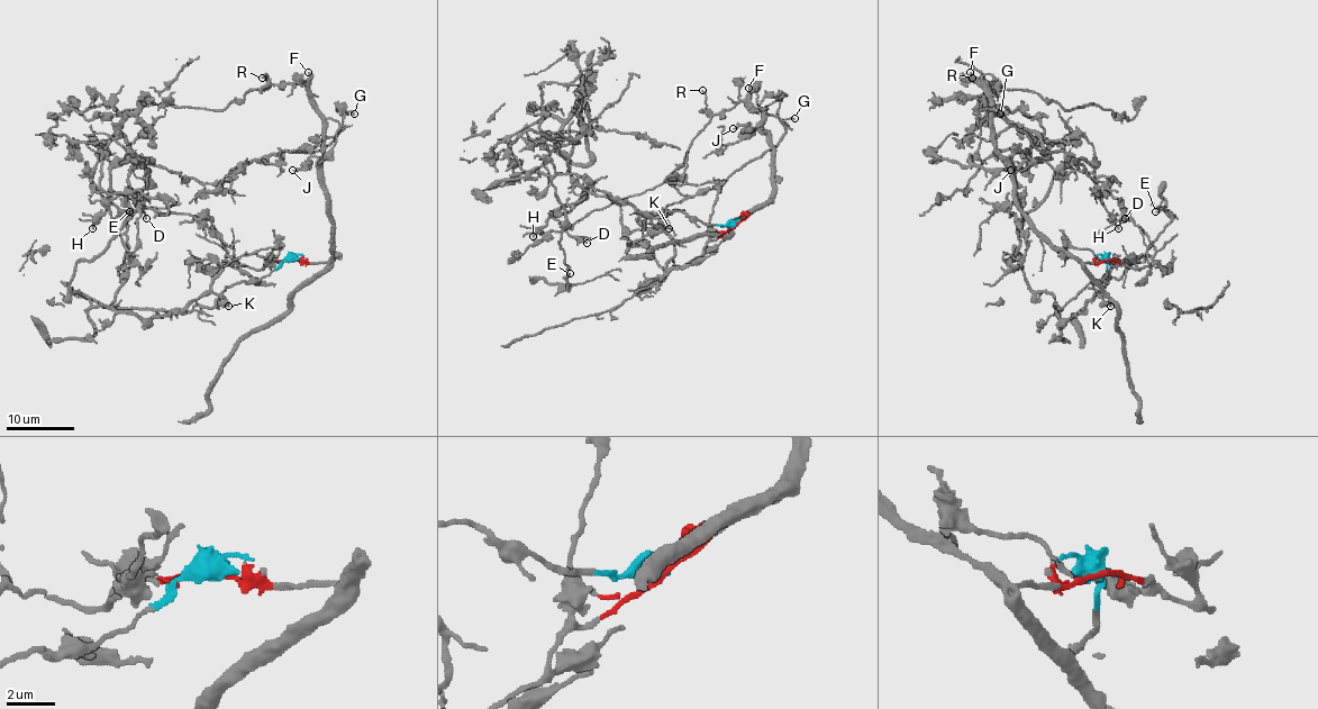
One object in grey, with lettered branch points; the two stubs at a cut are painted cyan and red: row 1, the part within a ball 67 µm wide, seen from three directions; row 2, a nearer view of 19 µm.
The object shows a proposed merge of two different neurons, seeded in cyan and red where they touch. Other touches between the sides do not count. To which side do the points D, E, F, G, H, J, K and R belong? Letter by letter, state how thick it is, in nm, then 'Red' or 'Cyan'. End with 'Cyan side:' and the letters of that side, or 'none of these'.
D: Thickness 140 nm. Cyan
E: Thickness 170 nm. Cyan
F: Thickness 400 nm. Red
G: Thickness 160 nm. Red
H: Thickness 200 nm. Cyan
J: Thickness 90 nm. Red
K: Thickness 240 nm. Cyan
R: Thickness 120 nm. Red
Cyan side: D, E, H, K

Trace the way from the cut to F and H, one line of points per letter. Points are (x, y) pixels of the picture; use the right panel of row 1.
F: (1107, 260), (1085, 263), (1060, 253), (1035, 227), (1016, 199), (1010, 166), (997, 150), (992, 103), (970, 72)
H: (1107, 260), (1099, 293), (1056, 315), (1012, 260), (1019, 223), (1055, 173), (1085, 160), (1119, 229)

